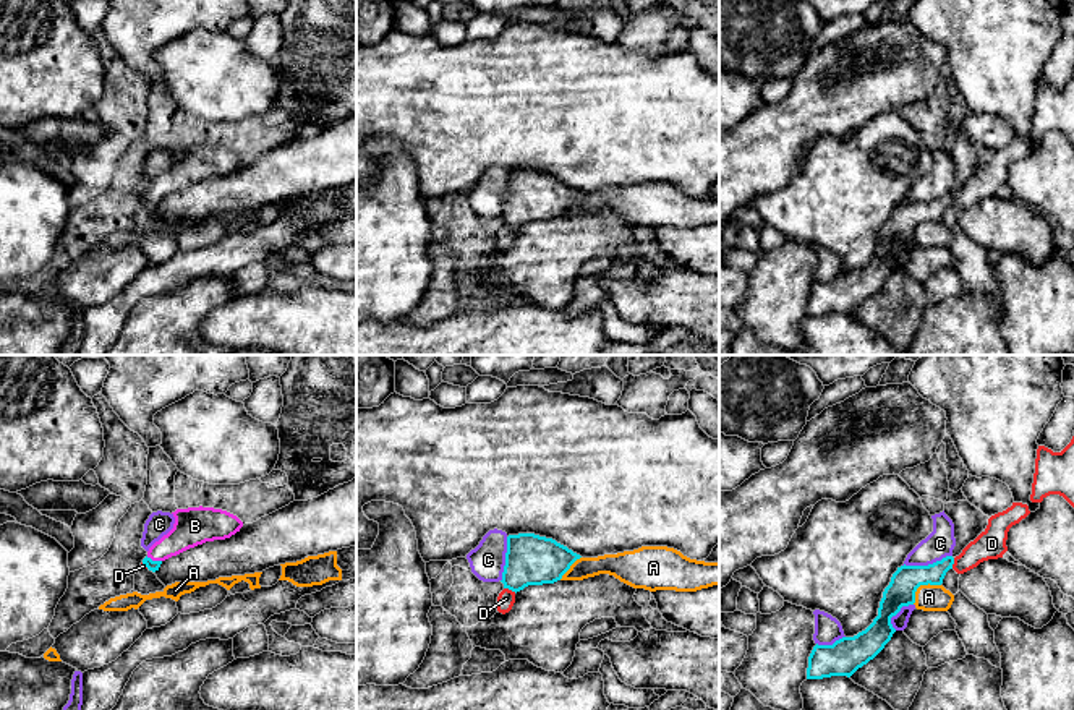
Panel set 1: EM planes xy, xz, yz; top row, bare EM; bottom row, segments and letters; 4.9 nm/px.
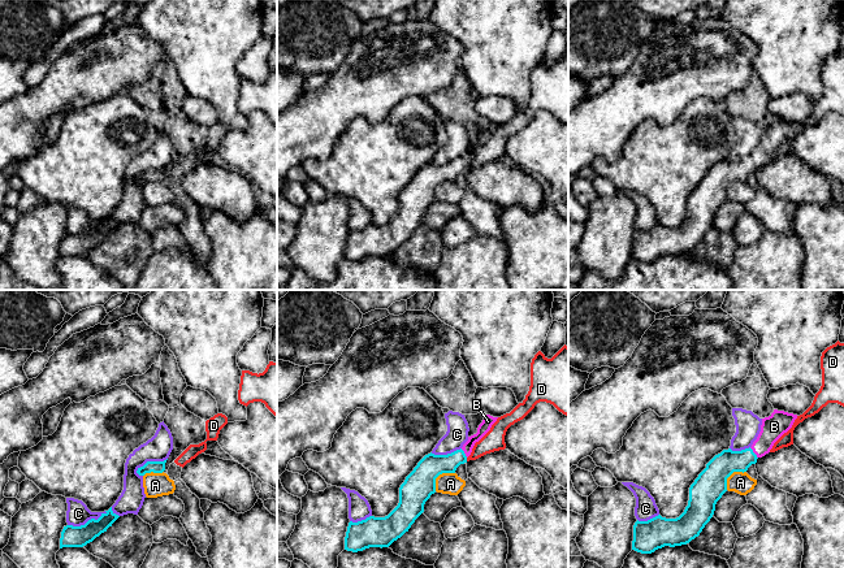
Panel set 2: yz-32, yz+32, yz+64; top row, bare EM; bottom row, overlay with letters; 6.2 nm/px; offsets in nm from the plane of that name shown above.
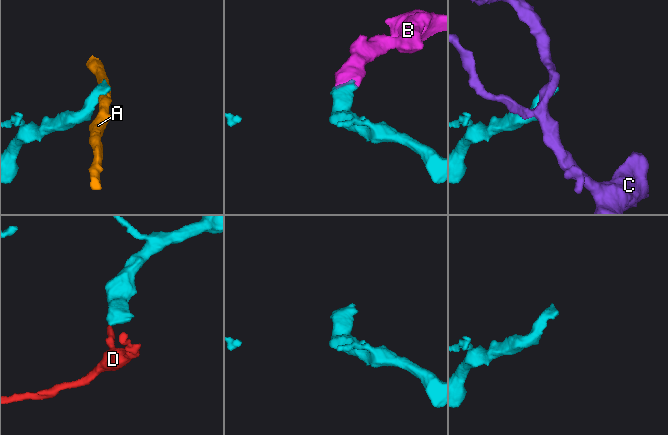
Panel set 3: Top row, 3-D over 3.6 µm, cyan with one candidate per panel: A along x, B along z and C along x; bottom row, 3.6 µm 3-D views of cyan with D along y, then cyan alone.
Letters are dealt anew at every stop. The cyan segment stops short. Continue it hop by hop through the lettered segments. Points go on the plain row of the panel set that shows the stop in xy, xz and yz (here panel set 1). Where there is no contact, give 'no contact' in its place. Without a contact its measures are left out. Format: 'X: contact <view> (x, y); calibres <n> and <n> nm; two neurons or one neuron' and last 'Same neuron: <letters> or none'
A: contact yz (920, 221); calibres 140 and 130 nm; two neurons
B: contact xy (154, 198); calibres 50 and 180 nm; one neuron
C: contact yz (929, 201); calibres 140 and 140 nm; two neurons
D: contact xz (511, 226); calibres 260 and 90 nm; two neurons
Same neuron: B

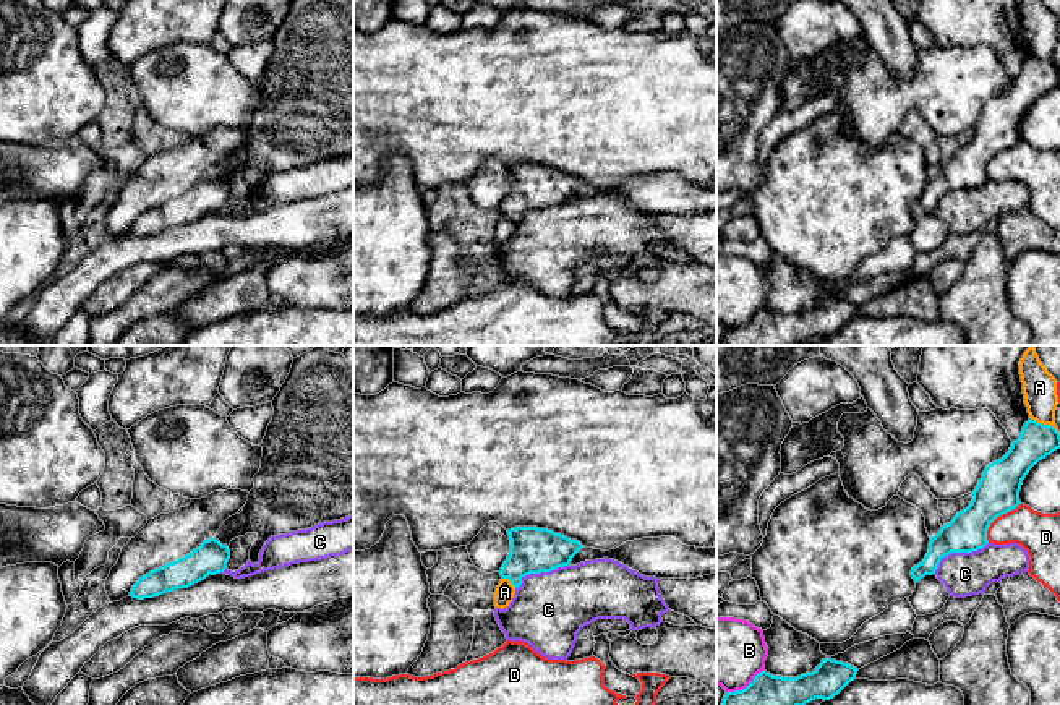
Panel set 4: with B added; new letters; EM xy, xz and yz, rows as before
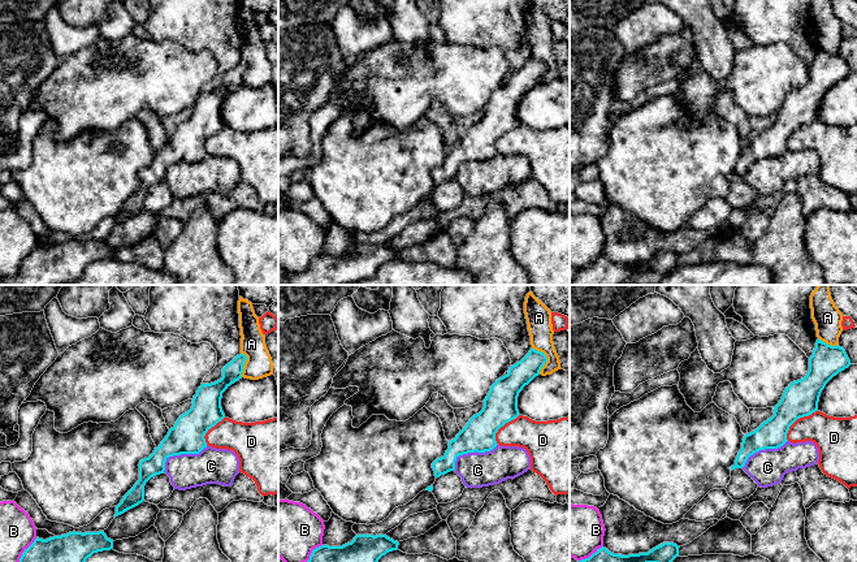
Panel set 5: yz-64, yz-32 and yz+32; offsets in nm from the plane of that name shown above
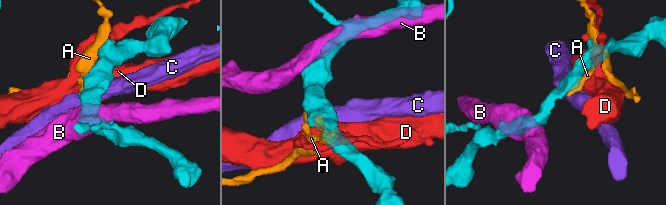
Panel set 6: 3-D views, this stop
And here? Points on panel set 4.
A: contact yz (1044, 62); calibres 180 and 170 nm; two neurons
B: contact yz (746, 324); calibres 280 and 340 nm; two neurons
C: contact yz (958, 188); calibres 190 and 220 nm; two neurons
D: contact yz (995, 154); calibres 220 and 200 nm; two neurons
Same neuron: none

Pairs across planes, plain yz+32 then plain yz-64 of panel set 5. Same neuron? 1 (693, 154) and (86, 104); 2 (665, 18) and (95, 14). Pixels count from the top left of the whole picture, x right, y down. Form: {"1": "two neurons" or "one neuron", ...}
{"1": "two neurons", "2": "two neurons"}

